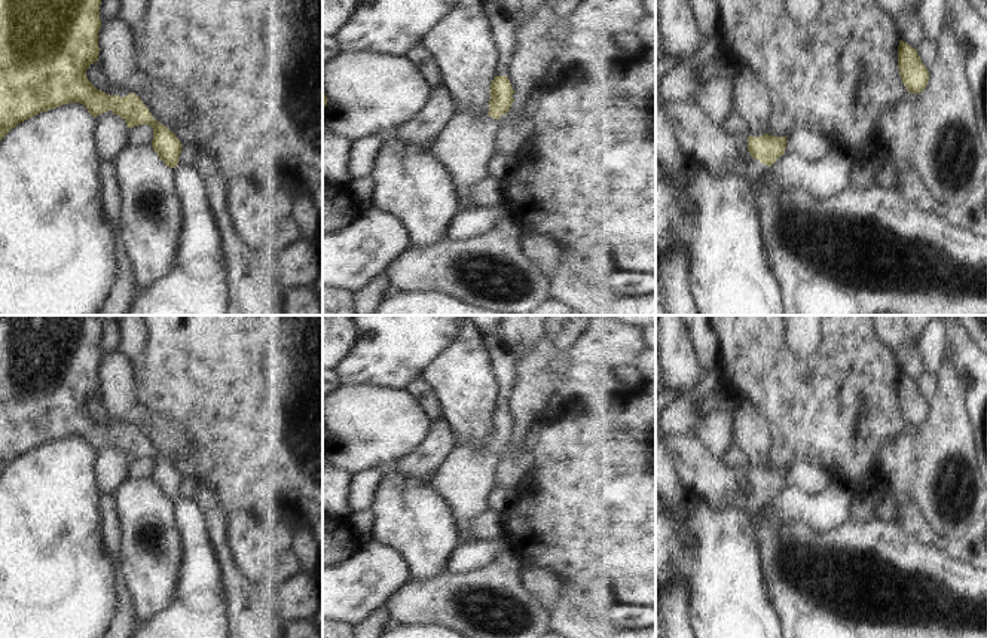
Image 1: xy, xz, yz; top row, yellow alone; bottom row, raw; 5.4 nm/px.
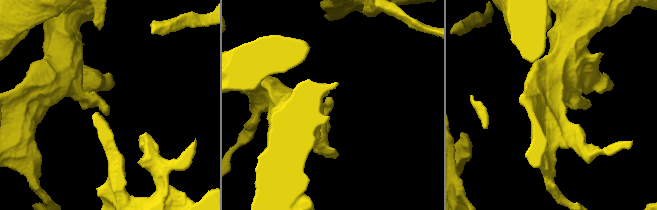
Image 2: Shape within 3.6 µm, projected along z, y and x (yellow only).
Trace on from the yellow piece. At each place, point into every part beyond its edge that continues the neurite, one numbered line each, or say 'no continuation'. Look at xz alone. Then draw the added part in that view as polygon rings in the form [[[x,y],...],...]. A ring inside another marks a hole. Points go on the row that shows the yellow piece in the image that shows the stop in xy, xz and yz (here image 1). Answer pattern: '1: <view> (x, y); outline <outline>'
1: xz (503, 26); outline [[[486,0],[483,4],[491,37],[496,46],[496,76],[508,76],[508,64],[517,43],[516,30],[522,21],[514,19],[498,0]]]

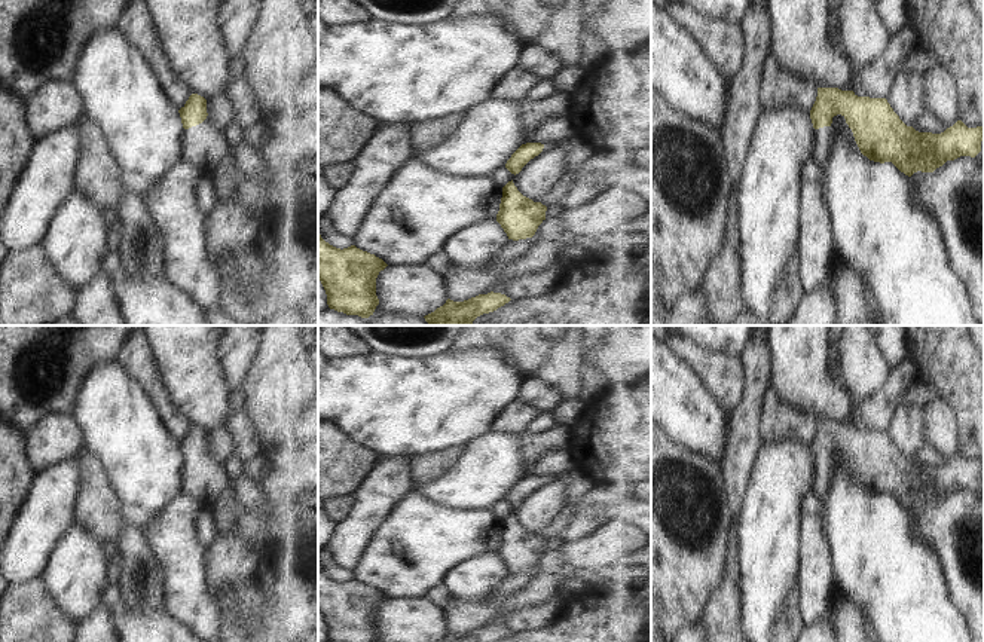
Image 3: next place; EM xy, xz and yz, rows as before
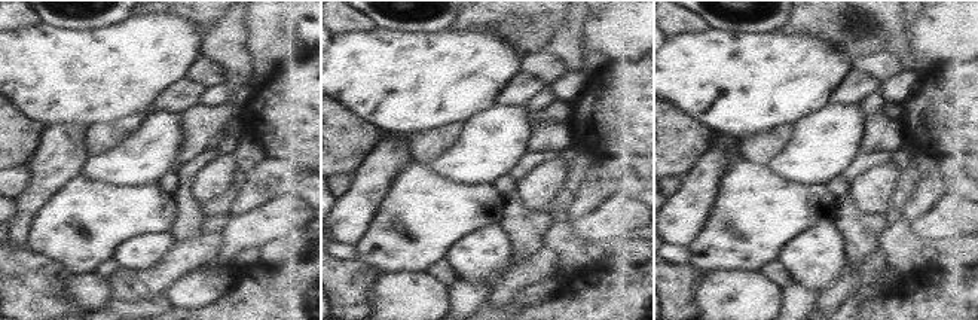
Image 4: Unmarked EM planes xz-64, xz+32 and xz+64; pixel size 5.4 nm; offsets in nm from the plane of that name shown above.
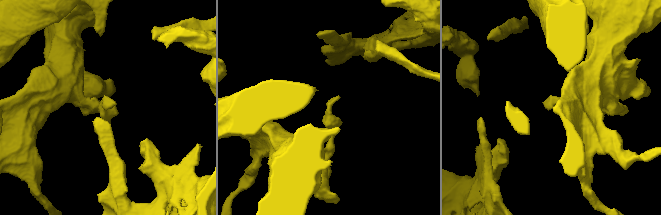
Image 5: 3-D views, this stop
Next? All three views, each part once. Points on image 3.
1: xy (205, 146); outline [[[208,117],[196,126],[181,129],[181,162],[189,162],[205,172],[219,169],[239,150],[241,143],[233,132],[220,129]]]

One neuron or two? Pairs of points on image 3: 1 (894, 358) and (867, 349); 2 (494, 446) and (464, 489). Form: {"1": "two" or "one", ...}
{"1": "two", "2": "one"}

